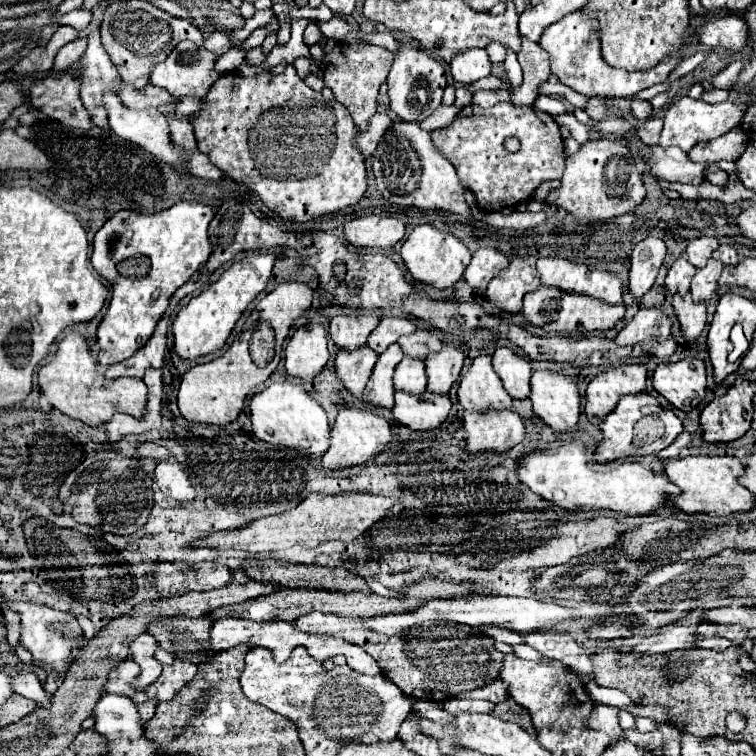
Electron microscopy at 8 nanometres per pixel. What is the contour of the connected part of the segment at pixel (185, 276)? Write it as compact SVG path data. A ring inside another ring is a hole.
M182 201L154 215L122 211L108 219L96 233L92 267L112 285L112 301L98 327L100 365L120 363L146 345L156 323L168 309L174 291L180 289L210 257L212 245L206 231L212 217L214 213L210 207ZM156 289L160 289L162 295L158 301L152 301L150 297Z

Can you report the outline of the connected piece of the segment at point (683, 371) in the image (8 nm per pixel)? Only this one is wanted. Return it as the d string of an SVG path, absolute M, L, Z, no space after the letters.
M700 359L662 363L652 377L654 389L676 409L692 411L706 397L706 369Z

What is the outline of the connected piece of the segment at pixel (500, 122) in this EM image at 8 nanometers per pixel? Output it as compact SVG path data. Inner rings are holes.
M498 103L490 109L482 109L478 105L468 105L460 111L460 115L454 119L450 127L432 131L432 143L444 155L454 167L462 181L462 185L474 193L478 209L484 213L502 211L504 207L514 207L520 203L526 203L534 197L534 191L540 183L550 179L560 179L564 173L564 143L560 135L560 127L554 121L552 115L540 113L534 107L518 107L512 103ZM506 137L518 137L520 139L520 151L508 153L504 149Z

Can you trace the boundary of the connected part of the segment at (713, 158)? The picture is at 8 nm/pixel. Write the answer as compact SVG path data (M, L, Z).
M738 127L730 131L730 135L722 135L722 139L714 139L708 143L698 143L688 157L698 163L716 163L716 161L736 161L738 155L746 149L748 135Z

